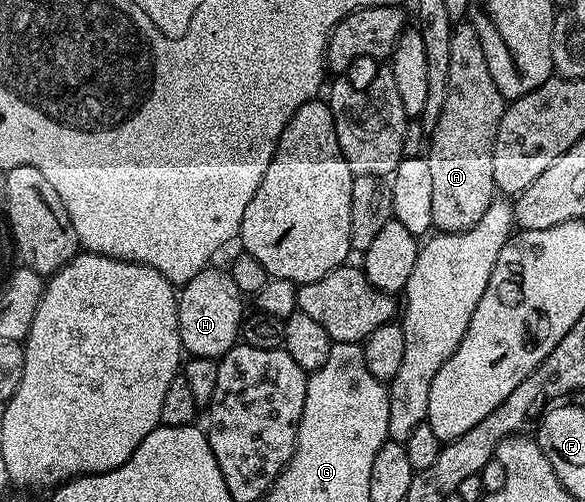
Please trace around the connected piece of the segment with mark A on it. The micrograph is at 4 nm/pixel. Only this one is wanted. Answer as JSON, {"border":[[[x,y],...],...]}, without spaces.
{"border":[[[468,22],[457,25],[451,43],[448,93],[426,150],[432,177],[435,229],[462,232],[478,222],[493,203],[496,189],[492,178],[492,150],[505,105],[506,99],[492,78],[473,25]]]}

